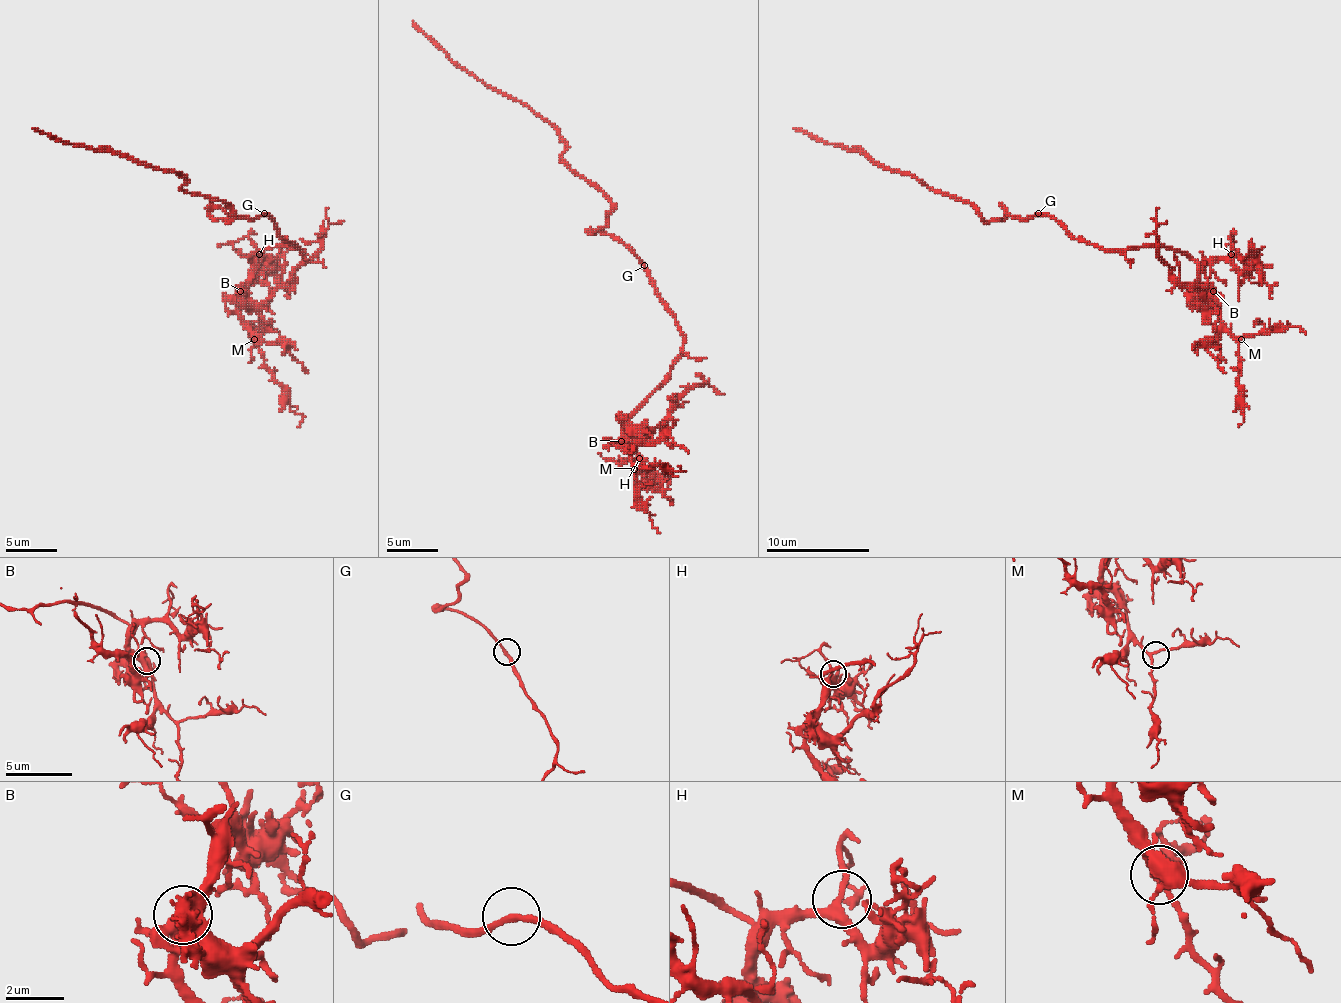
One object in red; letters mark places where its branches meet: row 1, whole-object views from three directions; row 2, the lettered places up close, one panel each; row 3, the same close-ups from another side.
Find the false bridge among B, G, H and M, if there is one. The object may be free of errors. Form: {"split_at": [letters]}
{"split_at": ["B"]}

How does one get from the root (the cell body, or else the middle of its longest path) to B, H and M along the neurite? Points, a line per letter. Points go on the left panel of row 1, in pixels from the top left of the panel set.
B: (261, 216), (272, 221), (284, 239), (302, 249), (269, 247), (256, 252), (248, 259), (251, 280), (241, 290)
H: (261, 216), (272, 221), (284, 239), (302, 249), (269, 247), (248, 259), (251, 262), (259, 254)
M: (261, 216), (302, 249), (269, 247), (248, 259), (251, 283), (238, 316), (254, 339)

